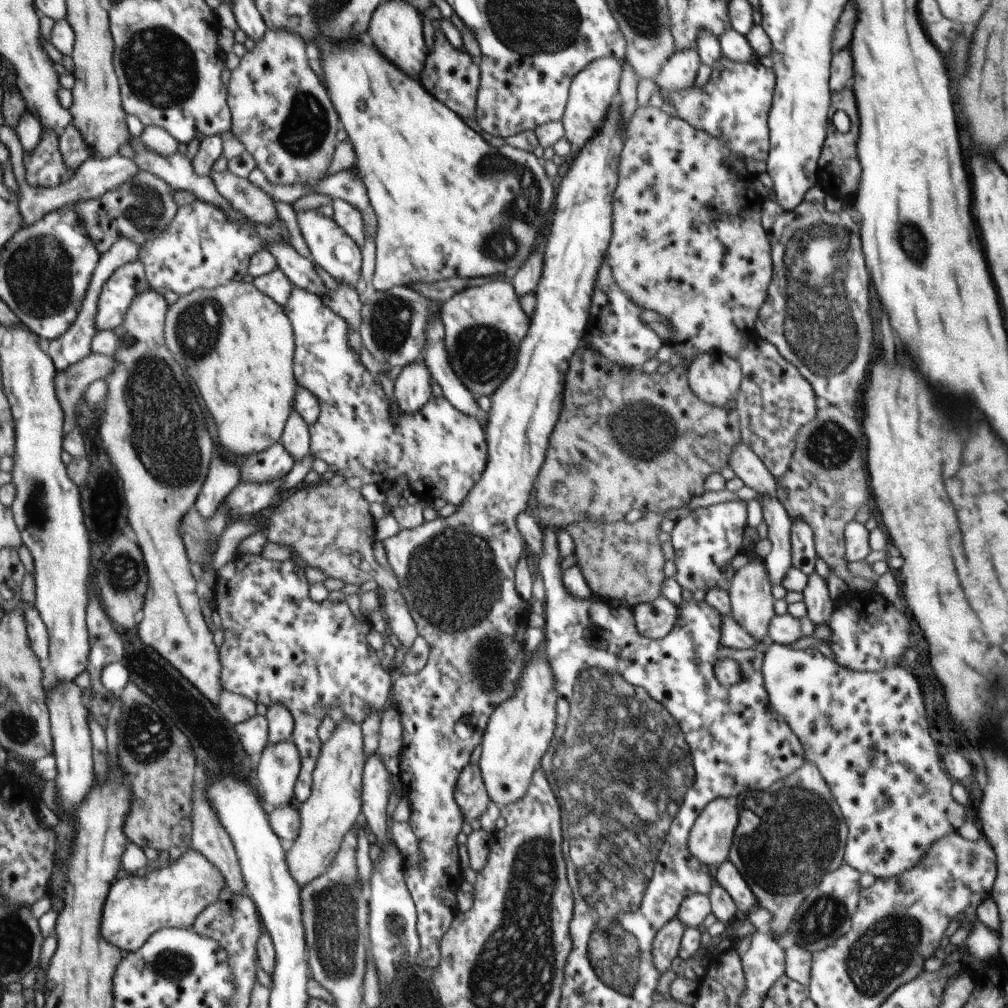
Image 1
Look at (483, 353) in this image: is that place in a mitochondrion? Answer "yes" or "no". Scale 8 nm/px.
yes

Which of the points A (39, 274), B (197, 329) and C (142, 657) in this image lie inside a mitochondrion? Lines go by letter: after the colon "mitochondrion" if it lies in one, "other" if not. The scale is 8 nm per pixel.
A: mitochondrion
B: mitochondrion
C: other

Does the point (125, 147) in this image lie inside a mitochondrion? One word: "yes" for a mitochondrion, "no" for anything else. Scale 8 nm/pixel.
no

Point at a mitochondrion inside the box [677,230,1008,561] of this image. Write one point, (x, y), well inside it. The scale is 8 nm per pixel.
(831, 447)

